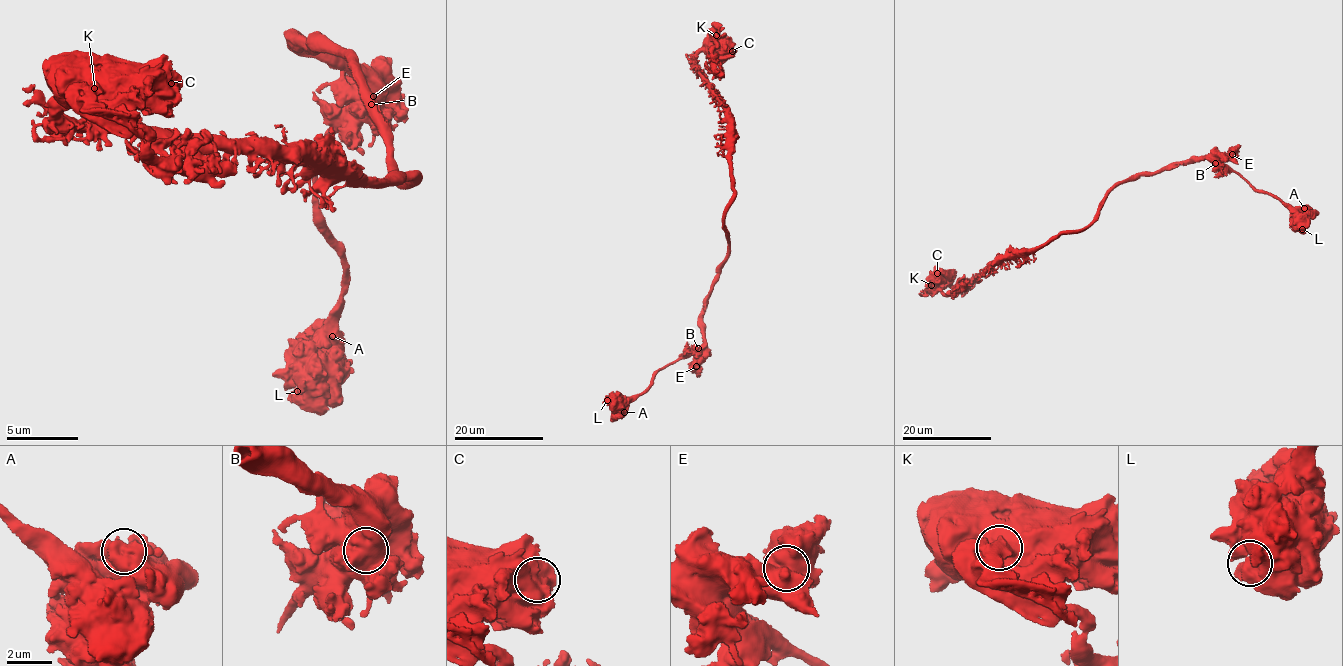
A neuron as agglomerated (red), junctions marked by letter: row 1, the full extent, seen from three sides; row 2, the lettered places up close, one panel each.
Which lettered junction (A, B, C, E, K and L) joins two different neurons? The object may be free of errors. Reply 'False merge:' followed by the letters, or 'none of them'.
False merge: K

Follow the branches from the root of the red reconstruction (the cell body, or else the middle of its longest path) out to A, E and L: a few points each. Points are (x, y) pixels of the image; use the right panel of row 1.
A: (943, 277), (973, 284), (1002, 258), (1090, 223), (1121, 183), (1209, 156), (1304, 208)
E: (943, 277), (956, 287), (973, 284), (1002, 258), (1090, 223), (1104, 195), (1121, 183), (1176, 163), (1232, 154)
L: (943, 277), (973, 284), (1002, 258), (1090, 223), (1121, 183), (1209, 156), (1281, 202), (1302, 229)

